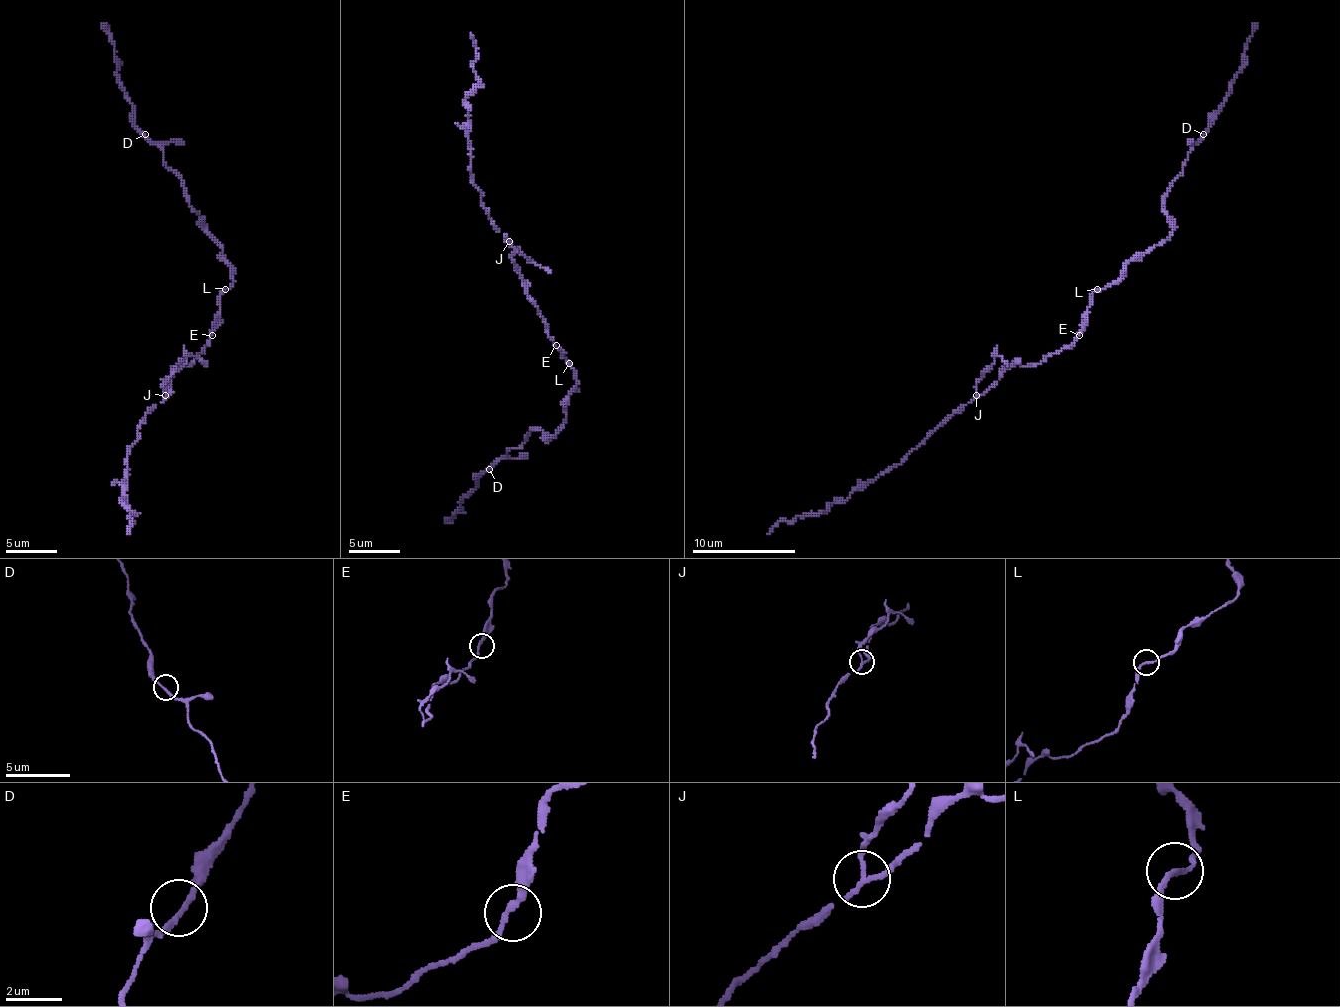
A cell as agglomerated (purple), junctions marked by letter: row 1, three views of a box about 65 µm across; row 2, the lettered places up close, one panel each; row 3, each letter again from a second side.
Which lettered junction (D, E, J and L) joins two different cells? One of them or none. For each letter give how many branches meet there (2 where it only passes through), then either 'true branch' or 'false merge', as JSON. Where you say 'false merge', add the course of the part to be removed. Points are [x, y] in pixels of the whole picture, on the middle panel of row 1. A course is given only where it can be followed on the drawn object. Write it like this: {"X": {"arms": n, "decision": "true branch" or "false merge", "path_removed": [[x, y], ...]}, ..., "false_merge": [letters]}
{"D": {"arms": 2, "decision": "true branch"}, "E": {"arms": 2, "decision": "true branch"}, "J": {"arms": 2, "decision": "false merge", "path_removed": [[509, 242], [551, 273]]}, "L": {"arms": 2, "decision": "true branch"}, "false_merge": ["J"]}

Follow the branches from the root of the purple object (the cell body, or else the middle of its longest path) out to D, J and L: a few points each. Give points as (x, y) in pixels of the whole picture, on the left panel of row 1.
D: (215, 330), (220, 297), (233, 281), (233, 268), (189, 204), (184, 183), (145, 134)
J: (215, 330), (189, 364), (184, 366), (181, 364), (176, 369), (168, 382), (171, 392), (166, 395)
L: (215, 330), (215, 315), (220, 309), (220, 294), (225, 289)

